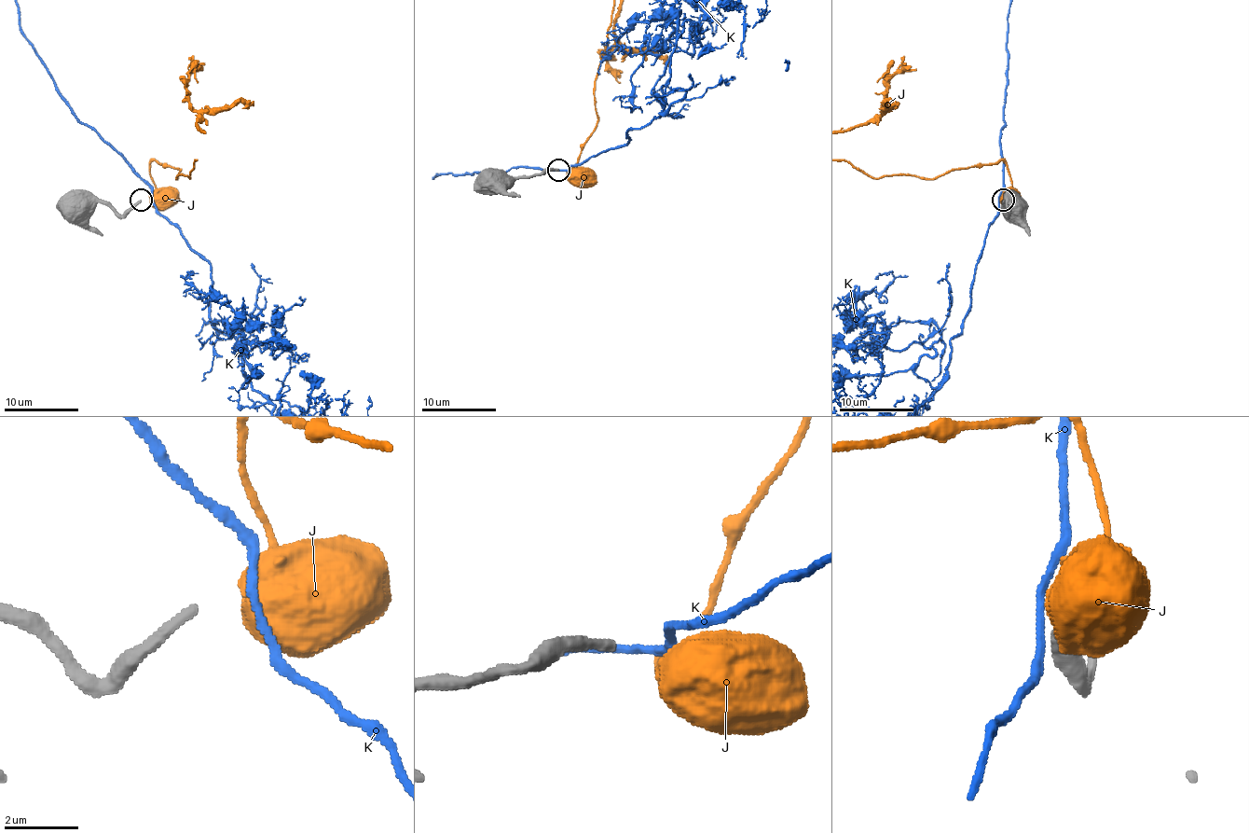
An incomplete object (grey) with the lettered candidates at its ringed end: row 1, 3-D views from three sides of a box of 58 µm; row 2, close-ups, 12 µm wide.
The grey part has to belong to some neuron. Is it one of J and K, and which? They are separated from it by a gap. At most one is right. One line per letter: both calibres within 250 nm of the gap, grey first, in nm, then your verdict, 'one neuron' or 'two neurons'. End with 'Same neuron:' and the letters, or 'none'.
J: 240/900 nm | two neurons
K: 240/180 nm | two neurons
Same neuron: none

